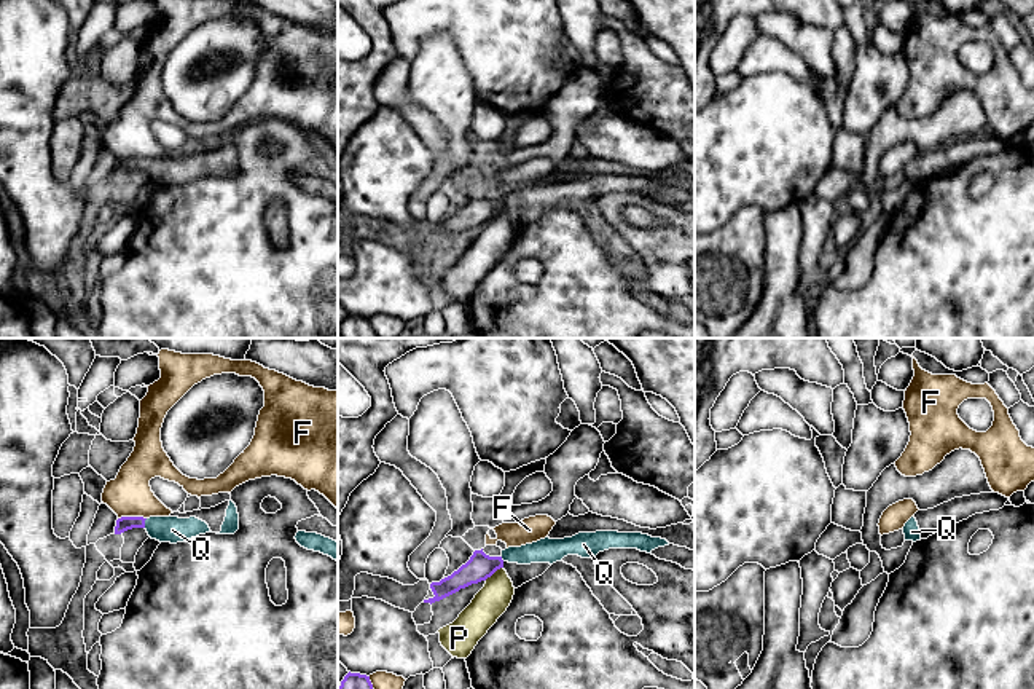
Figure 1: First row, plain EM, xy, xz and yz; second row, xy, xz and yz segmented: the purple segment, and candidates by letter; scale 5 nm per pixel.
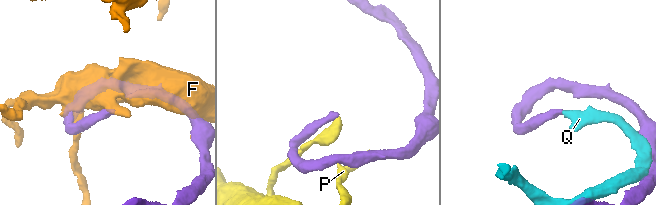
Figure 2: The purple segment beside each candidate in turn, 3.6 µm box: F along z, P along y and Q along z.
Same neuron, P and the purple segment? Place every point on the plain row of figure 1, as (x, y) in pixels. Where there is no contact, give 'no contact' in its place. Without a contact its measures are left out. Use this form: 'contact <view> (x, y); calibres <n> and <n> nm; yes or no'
contact xz (493, 216); calibres 140 and 170 nm; no

